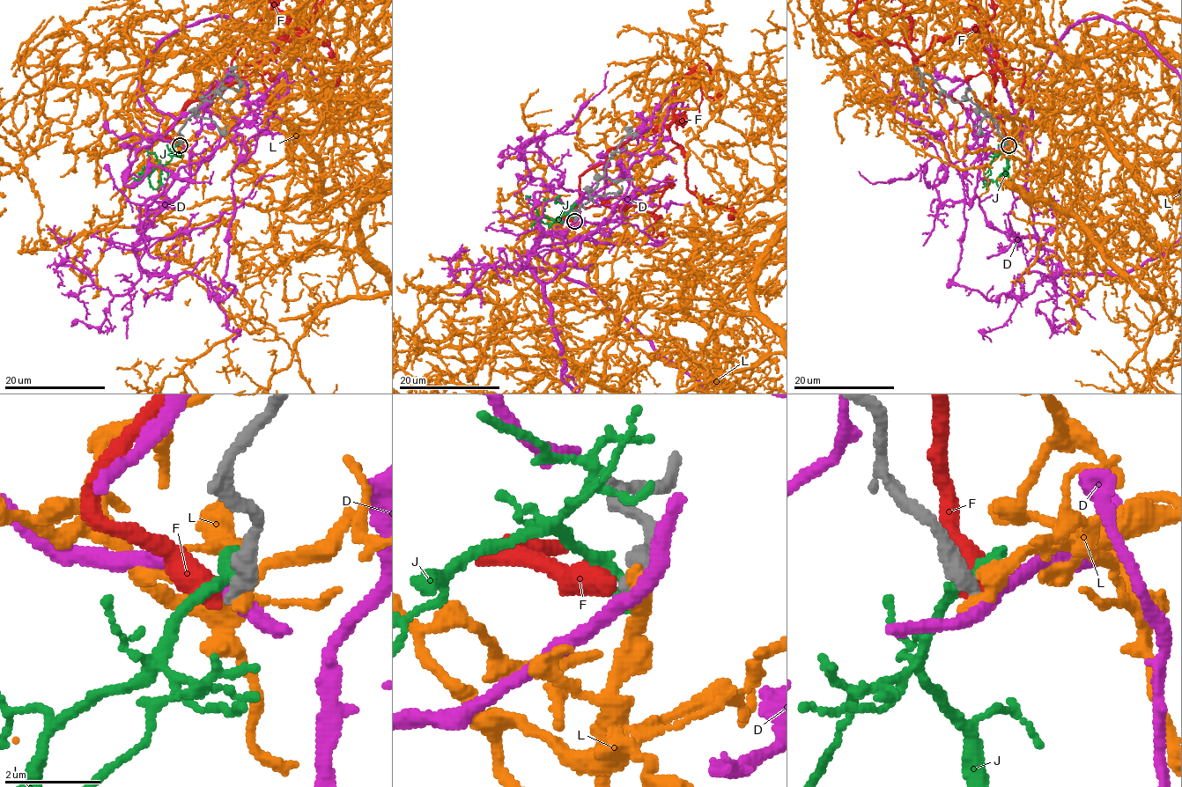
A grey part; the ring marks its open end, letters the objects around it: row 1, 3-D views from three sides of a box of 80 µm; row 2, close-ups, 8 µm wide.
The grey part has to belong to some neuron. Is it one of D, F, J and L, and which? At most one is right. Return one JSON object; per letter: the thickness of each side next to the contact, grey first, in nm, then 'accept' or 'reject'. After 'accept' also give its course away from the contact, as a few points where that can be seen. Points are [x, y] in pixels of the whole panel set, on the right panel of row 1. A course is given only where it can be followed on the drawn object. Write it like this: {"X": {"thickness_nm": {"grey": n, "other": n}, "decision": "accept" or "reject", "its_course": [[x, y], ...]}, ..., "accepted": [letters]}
{"D": {"thickness_nm": {"grey": 360, "other": 280}, "decision": "reject"}, "F": {"thickness_nm": {"grey": 360, "other": 500}, "decision": "reject"}, "J": {"thickness_nm": {"grey": 460, "other": 360}, "decision": "reject"}, "L": {"thickness_nm": {"grey": 420, "other": 440}, "decision": "reject"}, "accepted": []}

